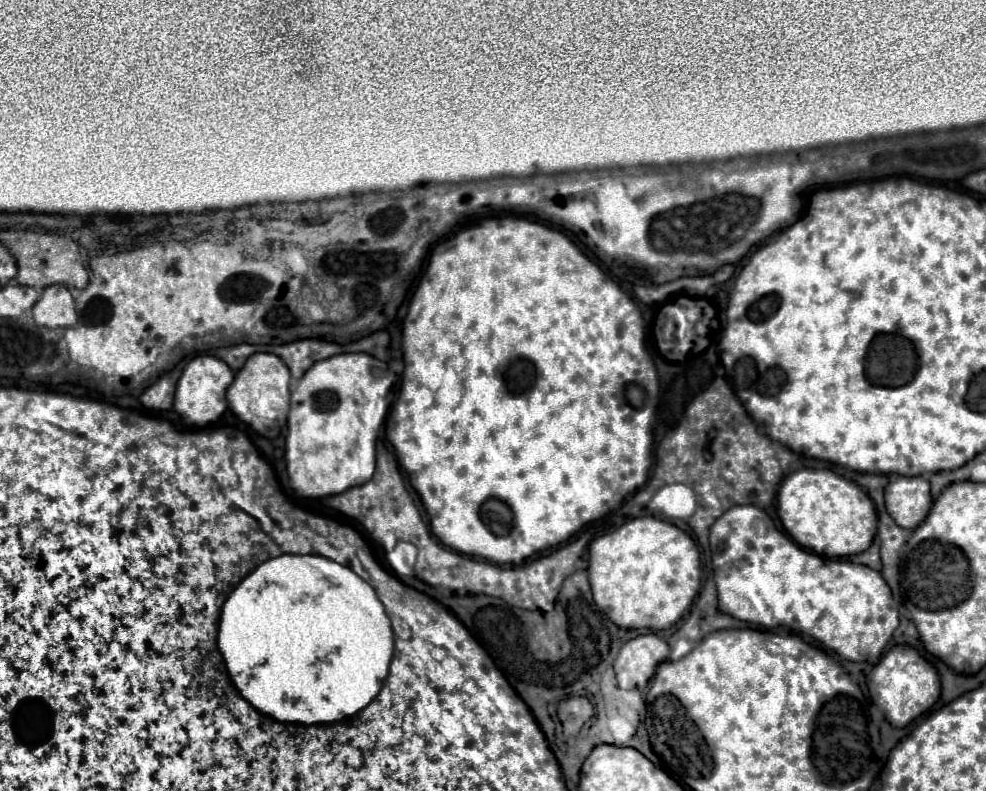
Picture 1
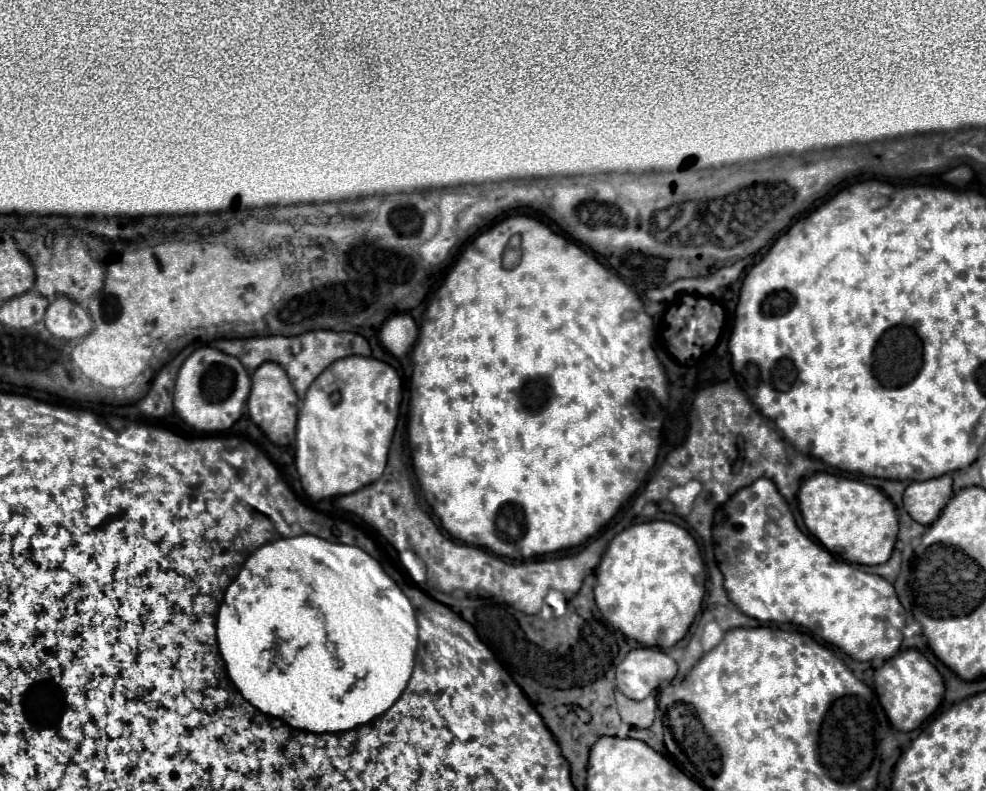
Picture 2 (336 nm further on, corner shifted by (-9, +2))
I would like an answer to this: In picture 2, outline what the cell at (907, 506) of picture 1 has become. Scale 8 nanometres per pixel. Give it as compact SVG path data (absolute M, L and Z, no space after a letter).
M941 475L927 481L913 481L903 493L903 505L917 523L931 525L951 495L951 477Z

